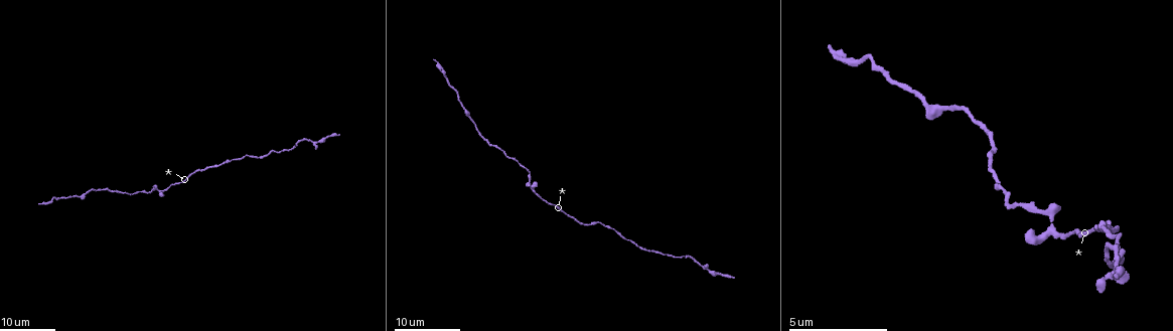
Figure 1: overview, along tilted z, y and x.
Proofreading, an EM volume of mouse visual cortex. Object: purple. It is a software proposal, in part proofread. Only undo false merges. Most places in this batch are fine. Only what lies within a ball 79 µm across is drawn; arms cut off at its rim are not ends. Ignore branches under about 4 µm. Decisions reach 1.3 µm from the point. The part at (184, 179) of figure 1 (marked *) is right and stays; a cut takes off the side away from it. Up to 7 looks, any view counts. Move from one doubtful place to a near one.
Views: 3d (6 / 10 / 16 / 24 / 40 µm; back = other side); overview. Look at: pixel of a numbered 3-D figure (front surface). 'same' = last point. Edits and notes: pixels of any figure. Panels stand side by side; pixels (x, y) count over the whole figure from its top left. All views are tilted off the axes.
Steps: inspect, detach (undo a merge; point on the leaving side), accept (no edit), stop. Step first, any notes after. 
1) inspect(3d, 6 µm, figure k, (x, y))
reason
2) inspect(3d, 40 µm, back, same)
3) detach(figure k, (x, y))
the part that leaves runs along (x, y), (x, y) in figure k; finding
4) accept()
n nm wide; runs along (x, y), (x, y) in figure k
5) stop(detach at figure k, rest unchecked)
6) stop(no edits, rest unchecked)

inspect(3d, 24 µm, figure 1, (1033, 211))
three-way junction

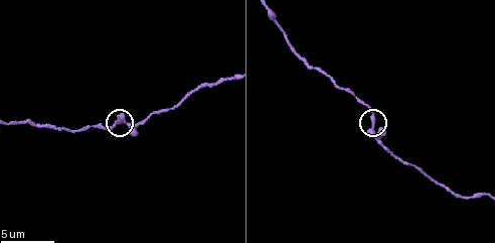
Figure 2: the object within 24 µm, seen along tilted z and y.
inspect(3d, 10 µm, figure 2, (120, 122))
closer look

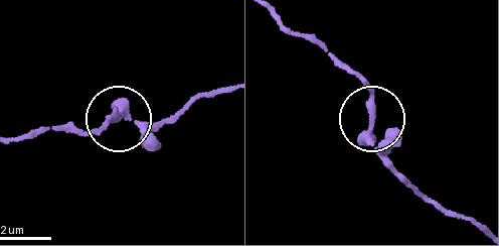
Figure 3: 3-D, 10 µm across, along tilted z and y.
inspect(3d, 6 µm, figure 3, (118, 115))

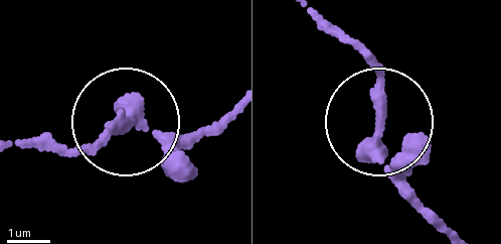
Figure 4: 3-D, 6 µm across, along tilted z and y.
accept()
runs along (233, 108), (191, 131), (125, 121), (59, 143) in figure 4; continuous, no second neuron

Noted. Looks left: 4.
inspect(3d, 16 µm, figure 1, (52, 200))
thick turns thin

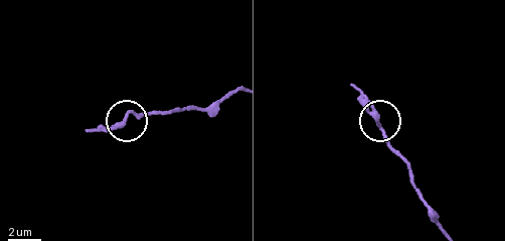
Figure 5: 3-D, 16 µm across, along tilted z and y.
inspect(3d, 10 µm, figure 5, (129, 117))

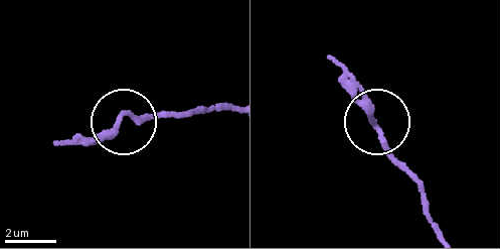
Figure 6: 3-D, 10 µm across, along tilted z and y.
inspect(3d, 10 µm, back, figure 6, (119, 119))
other side

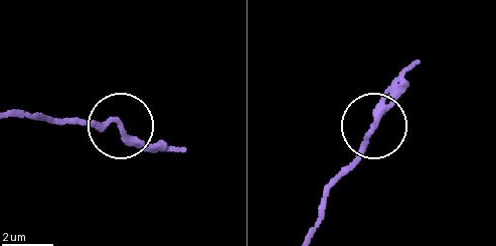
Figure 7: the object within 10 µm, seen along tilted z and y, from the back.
accept()
220 nm wide; runs along (310, 232), (326, 191), (404, 81) in figure 7; all the same neuron

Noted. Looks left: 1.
stop(no edits, rest unchecked)

